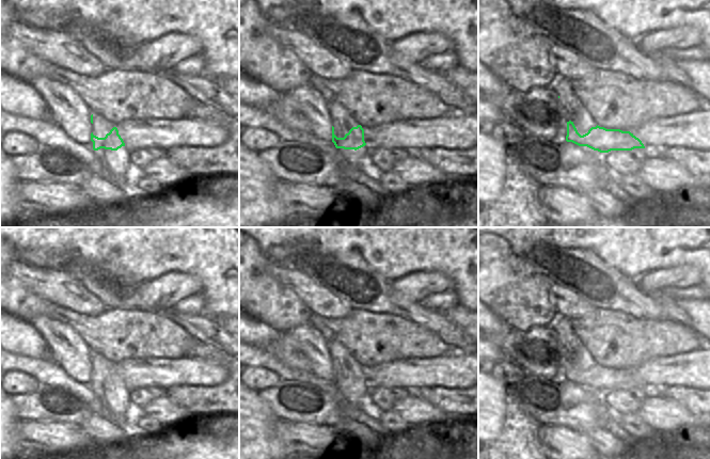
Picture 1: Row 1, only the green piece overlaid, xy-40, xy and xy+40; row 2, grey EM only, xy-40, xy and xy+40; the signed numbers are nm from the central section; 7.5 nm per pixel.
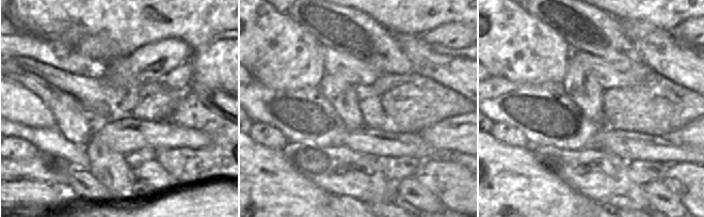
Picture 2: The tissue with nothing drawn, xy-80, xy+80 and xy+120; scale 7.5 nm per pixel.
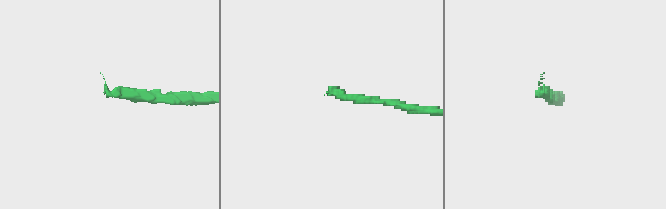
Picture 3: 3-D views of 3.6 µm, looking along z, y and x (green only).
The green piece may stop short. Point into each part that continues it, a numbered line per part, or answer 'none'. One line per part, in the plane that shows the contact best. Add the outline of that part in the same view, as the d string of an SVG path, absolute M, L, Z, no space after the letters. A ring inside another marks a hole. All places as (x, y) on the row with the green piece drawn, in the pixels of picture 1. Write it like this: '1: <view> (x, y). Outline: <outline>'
1: xy (313, 106). Outline: M309 84L293 90L294 100L300 105L304 116L311 122L311 133L318 140L332 142L332 121L321 94Z

